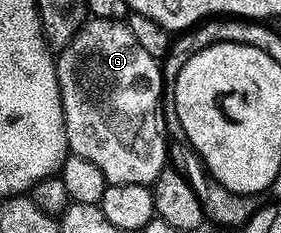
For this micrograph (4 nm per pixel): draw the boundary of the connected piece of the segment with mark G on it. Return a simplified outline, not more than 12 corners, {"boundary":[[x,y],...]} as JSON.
{"boundary":[[90,18],[56,63],[69,151],[107,184],[168,164],[159,61]]}

